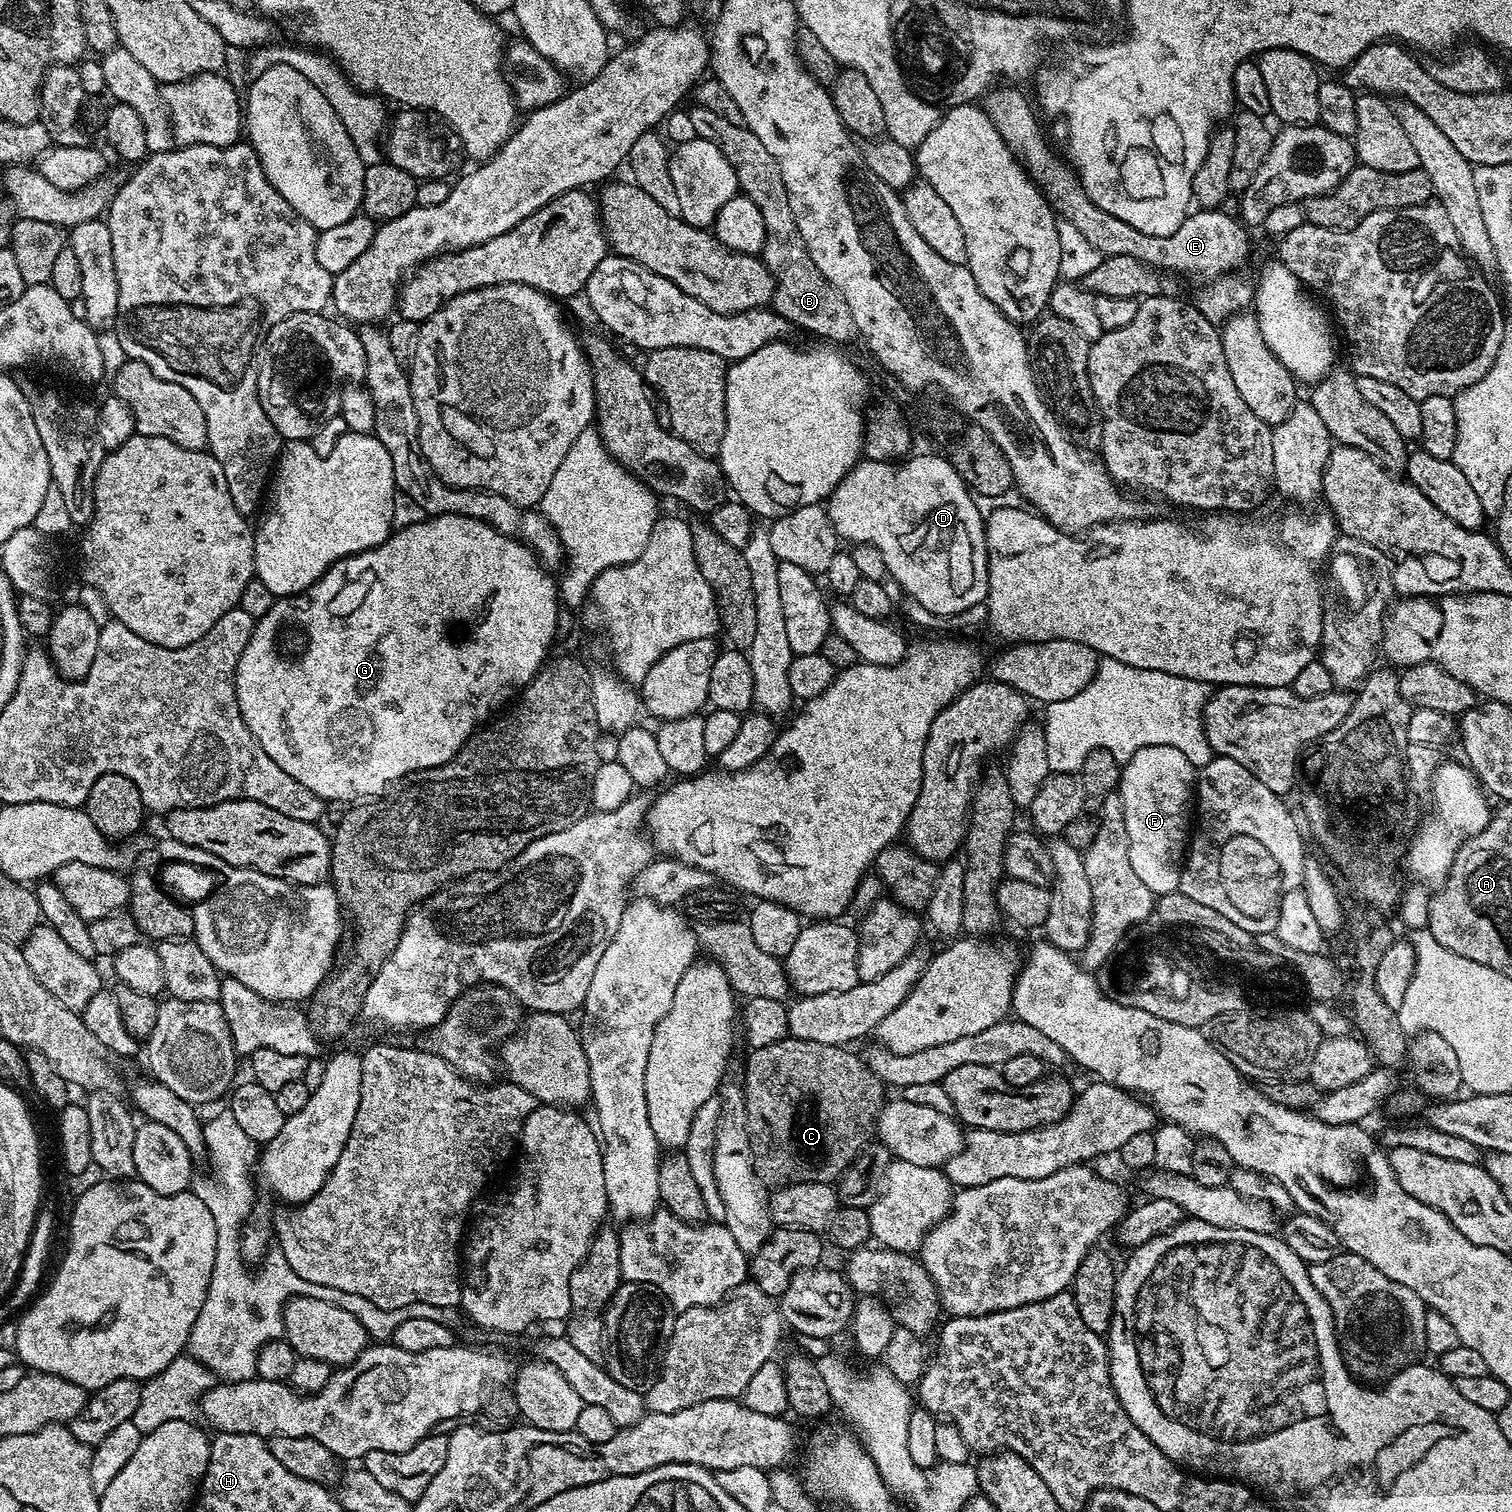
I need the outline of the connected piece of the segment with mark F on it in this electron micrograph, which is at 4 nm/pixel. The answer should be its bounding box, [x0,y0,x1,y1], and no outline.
[1119,745,1194,896]

